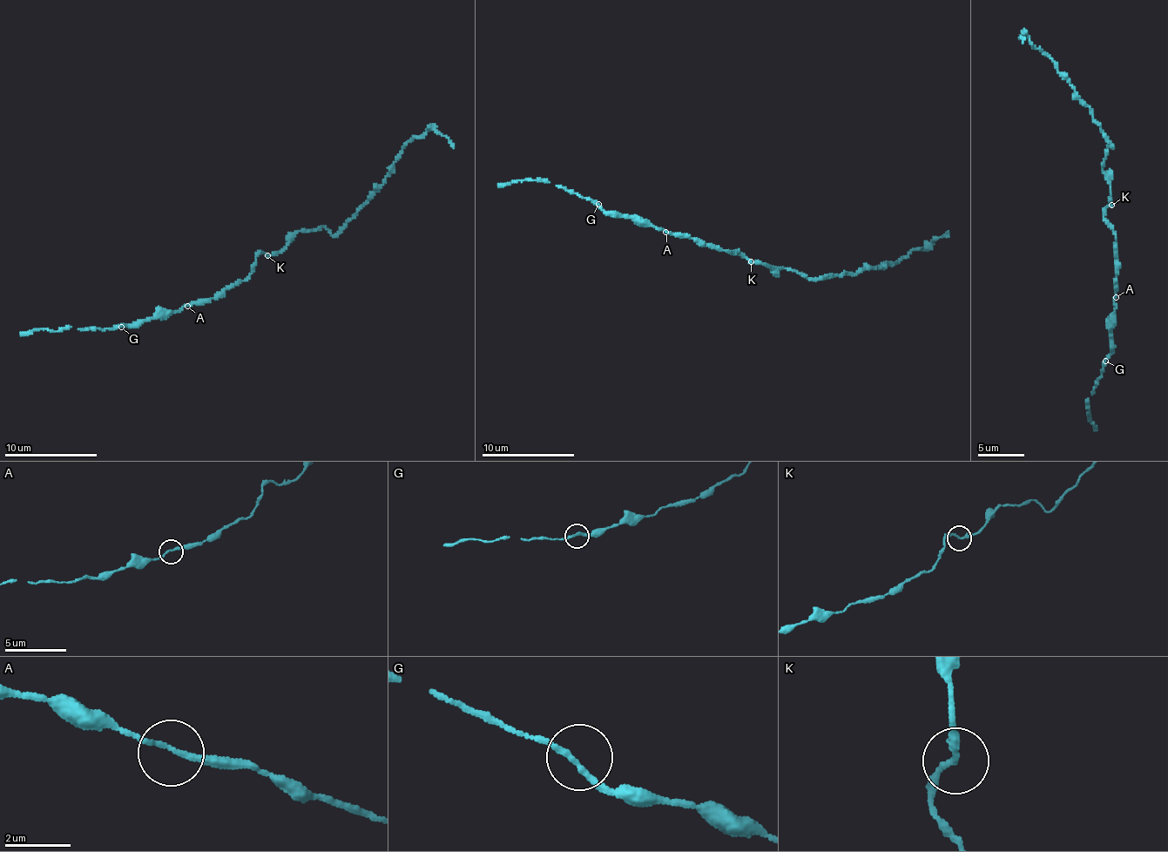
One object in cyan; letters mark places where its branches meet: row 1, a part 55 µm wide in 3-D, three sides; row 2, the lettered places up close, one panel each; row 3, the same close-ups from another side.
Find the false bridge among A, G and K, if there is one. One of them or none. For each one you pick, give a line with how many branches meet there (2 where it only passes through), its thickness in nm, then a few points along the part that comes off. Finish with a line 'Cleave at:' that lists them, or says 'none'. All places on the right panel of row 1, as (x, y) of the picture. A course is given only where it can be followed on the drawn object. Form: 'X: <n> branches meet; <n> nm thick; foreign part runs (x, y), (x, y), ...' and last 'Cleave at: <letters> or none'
Cleave at: none

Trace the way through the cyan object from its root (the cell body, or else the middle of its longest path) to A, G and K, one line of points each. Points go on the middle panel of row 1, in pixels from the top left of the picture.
A: (739, 252), (739, 249), (728, 253), (694, 241), (687, 235), (665, 232)
G: (739, 252), (719, 250), (687, 235), (671, 234), (651, 224), (611, 216), (598, 204)
K: (739, 252), (751, 262)

